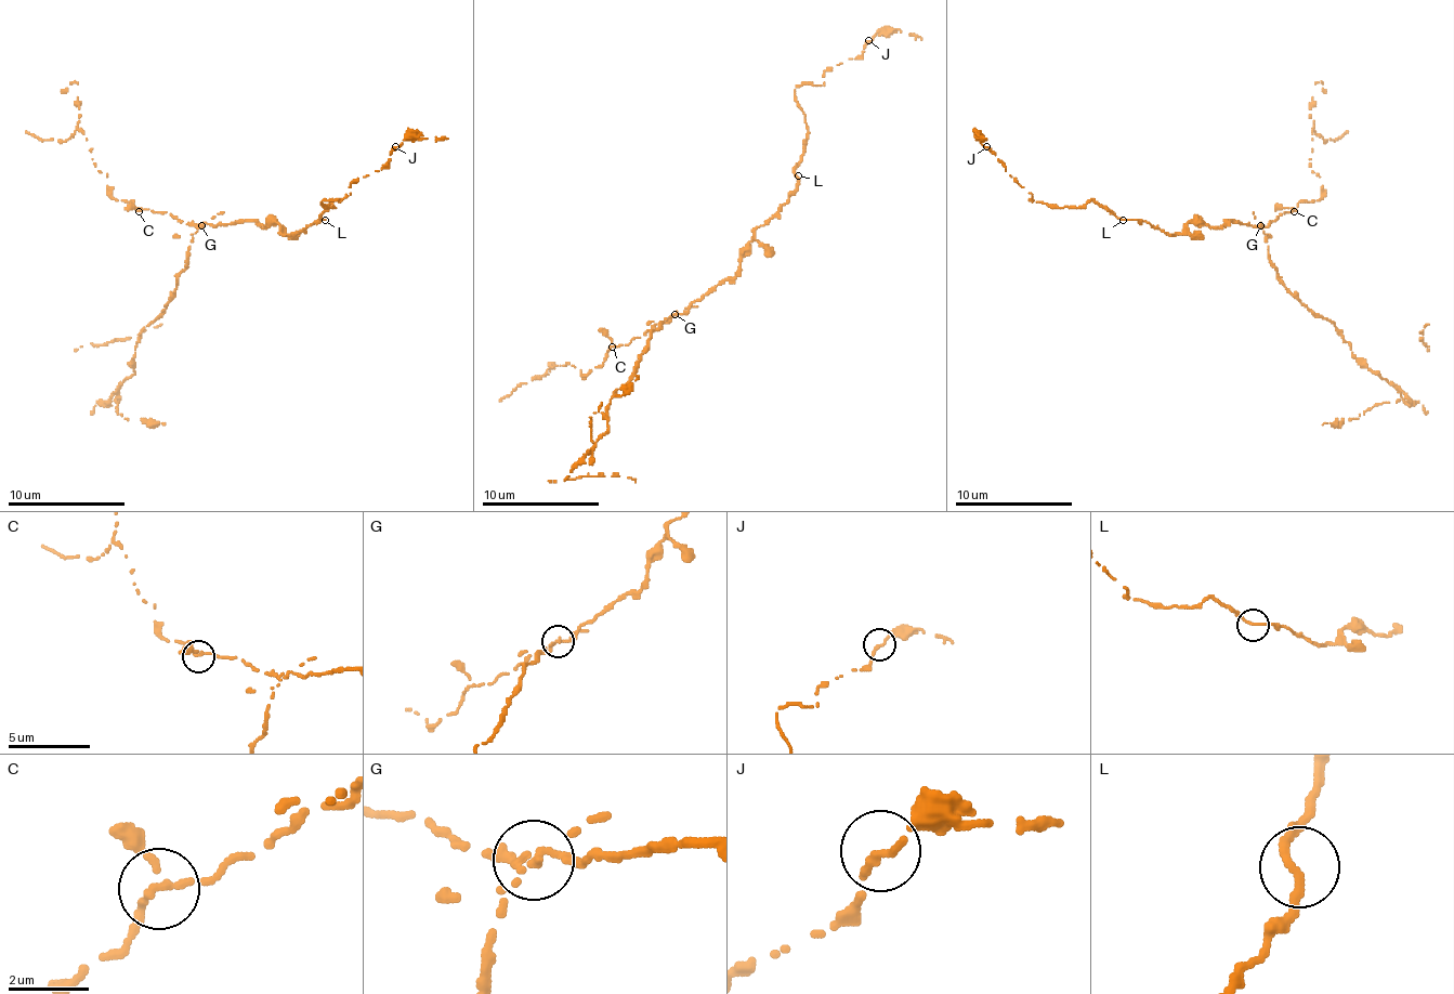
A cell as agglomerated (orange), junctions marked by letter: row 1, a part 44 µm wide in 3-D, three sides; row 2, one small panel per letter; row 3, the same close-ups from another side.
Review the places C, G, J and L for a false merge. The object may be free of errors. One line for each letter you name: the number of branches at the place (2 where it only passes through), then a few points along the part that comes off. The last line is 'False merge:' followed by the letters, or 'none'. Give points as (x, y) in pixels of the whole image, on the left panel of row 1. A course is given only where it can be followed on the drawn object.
G: 3 branches meet; foreign part runs (200, 226), (192, 235), (174, 297), (135, 341), (132, 374), (112, 394), (118, 415), (165, 423)
False merge: G

